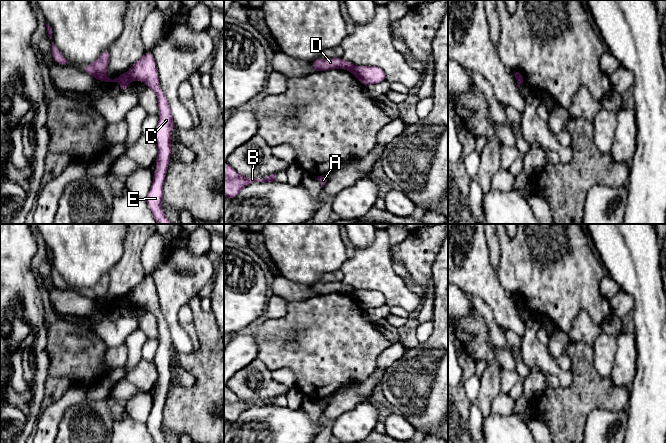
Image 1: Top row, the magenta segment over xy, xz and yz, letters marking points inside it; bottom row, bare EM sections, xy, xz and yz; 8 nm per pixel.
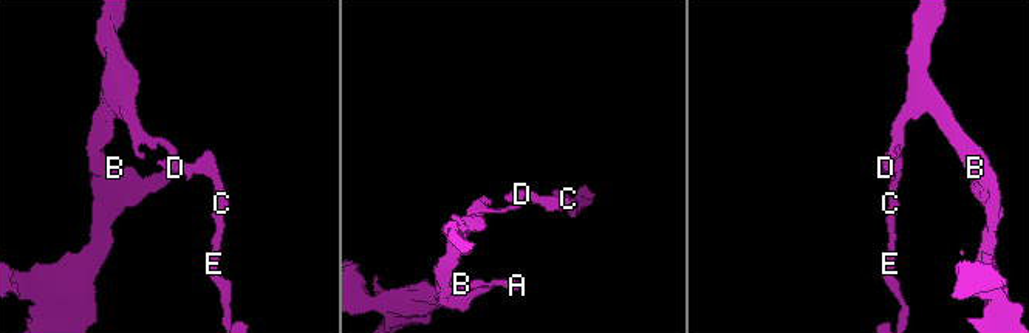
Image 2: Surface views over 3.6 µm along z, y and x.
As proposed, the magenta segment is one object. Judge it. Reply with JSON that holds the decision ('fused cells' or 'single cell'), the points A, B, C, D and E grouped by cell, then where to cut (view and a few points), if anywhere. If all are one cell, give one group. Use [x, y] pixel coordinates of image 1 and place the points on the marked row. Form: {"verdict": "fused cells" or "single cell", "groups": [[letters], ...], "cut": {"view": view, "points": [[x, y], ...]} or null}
{"verdict": "fused cells", "groups": [["A", "B", "D"], ["C", "E"]], "cut": {"view": "xy", "points": [[127, 72], [129, 79]]}}

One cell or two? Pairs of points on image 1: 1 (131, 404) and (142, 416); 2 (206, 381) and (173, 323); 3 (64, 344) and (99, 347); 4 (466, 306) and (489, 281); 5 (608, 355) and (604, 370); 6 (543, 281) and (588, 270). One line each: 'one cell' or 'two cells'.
1: one cell
2: two cells
3: one cell
4: two cells
5: one cell
6: one cell

